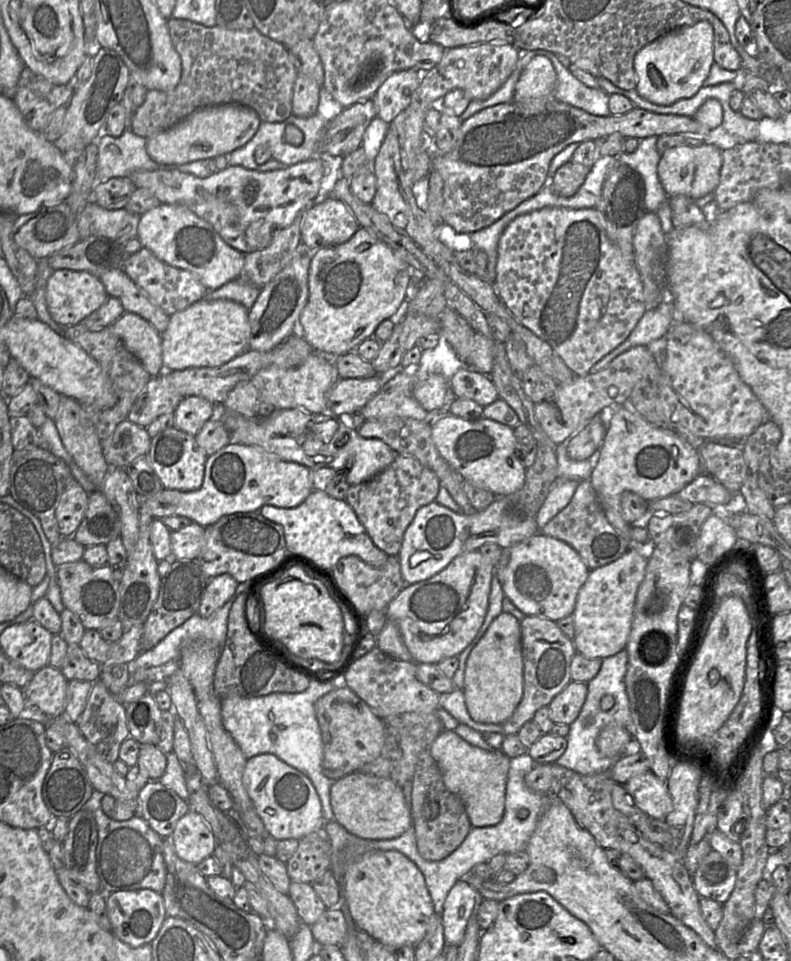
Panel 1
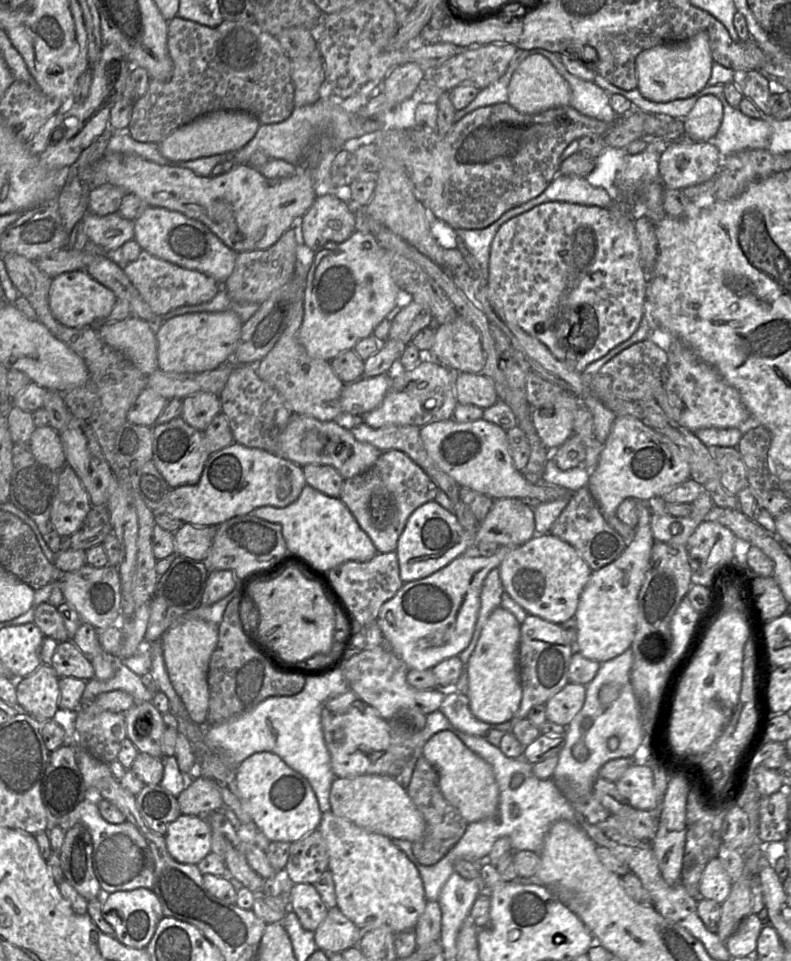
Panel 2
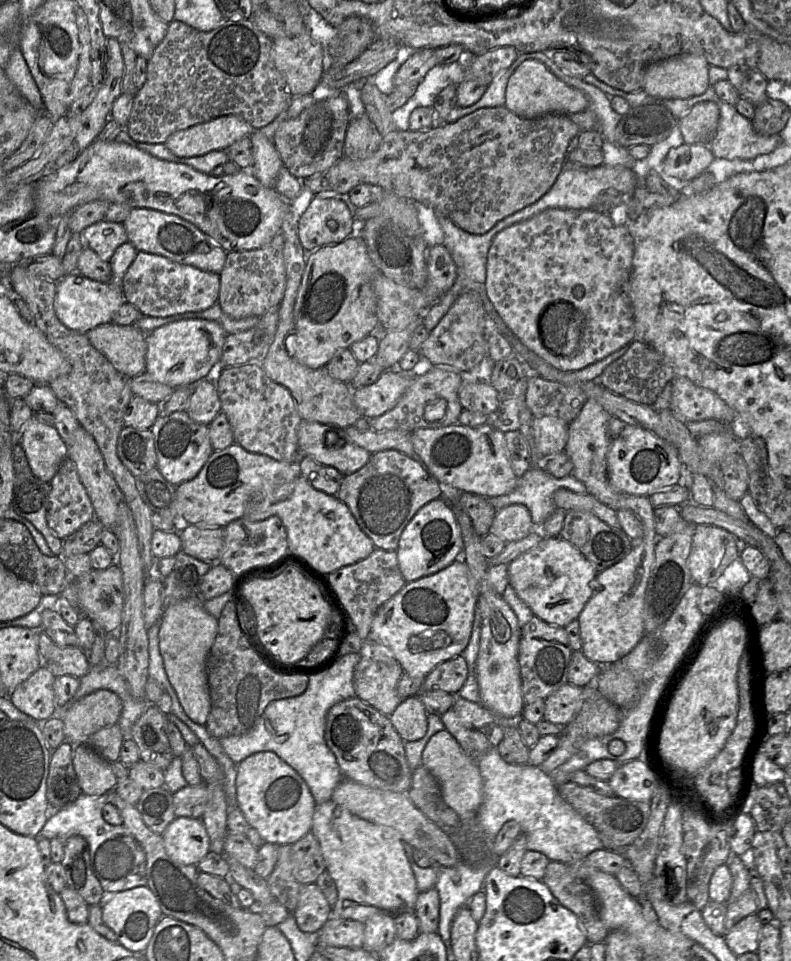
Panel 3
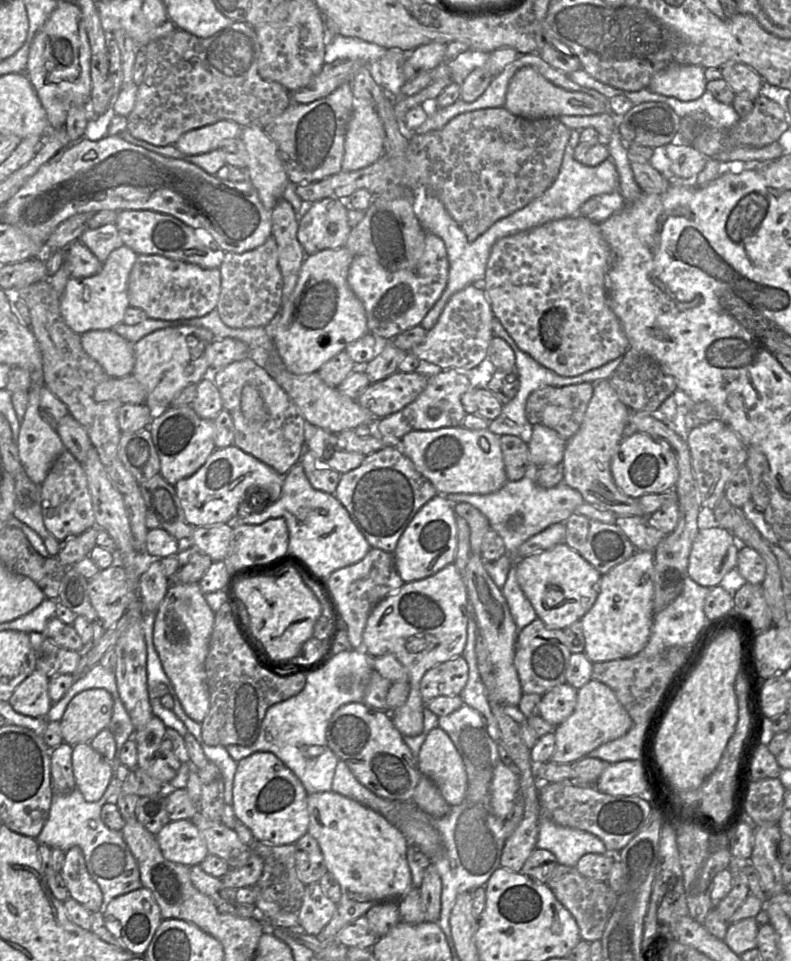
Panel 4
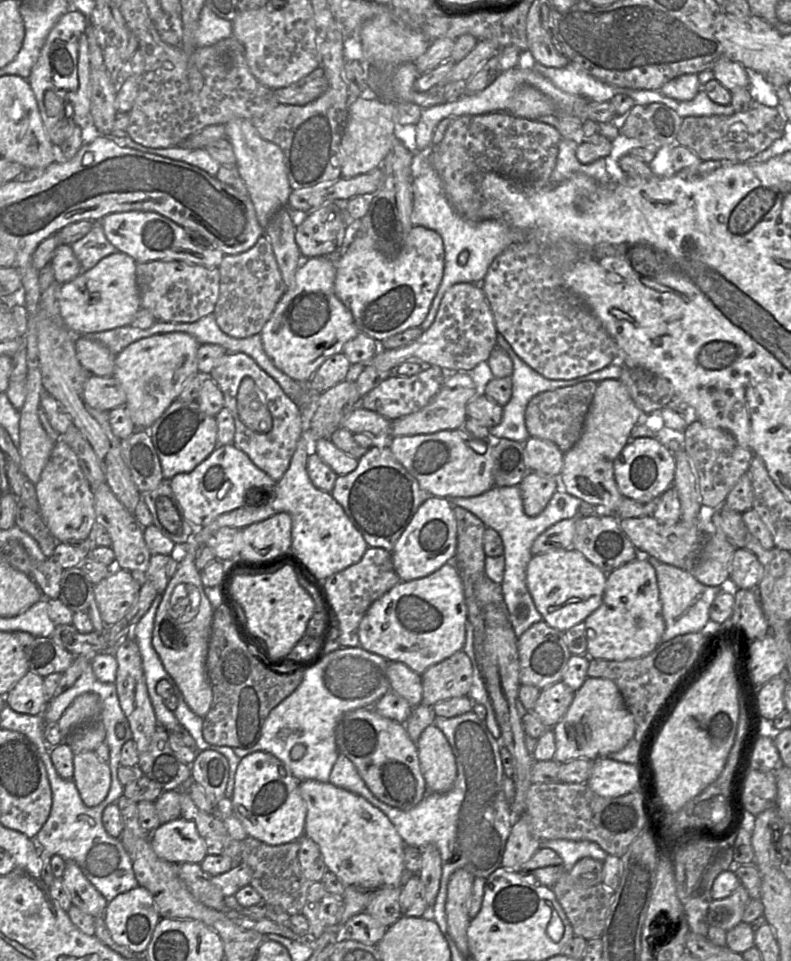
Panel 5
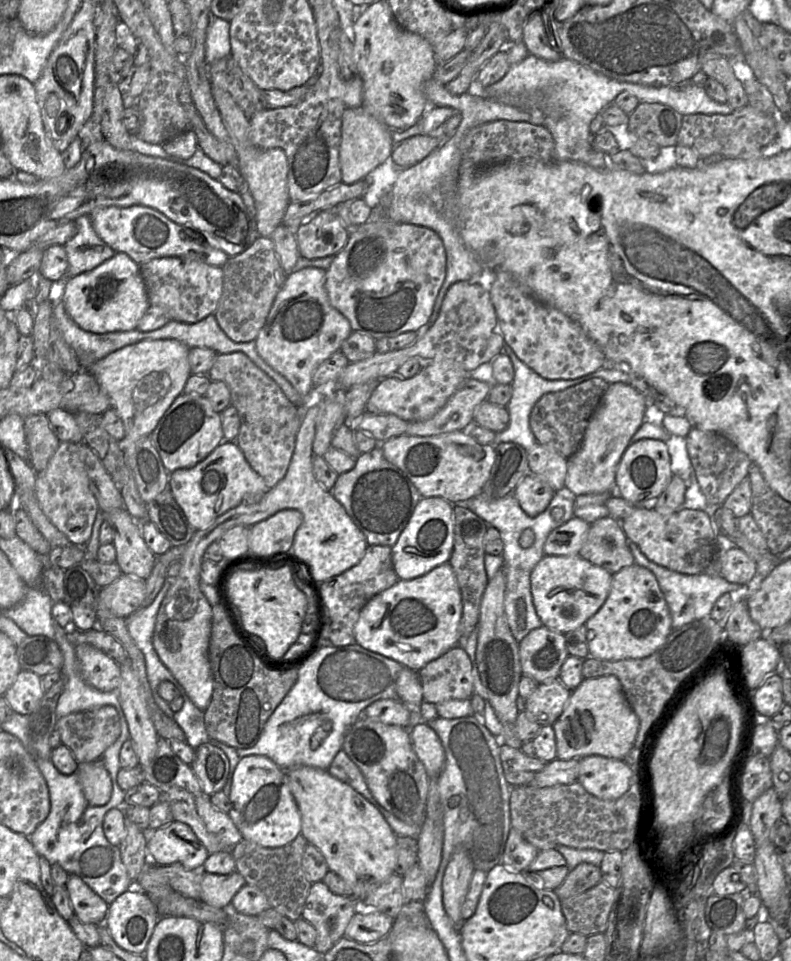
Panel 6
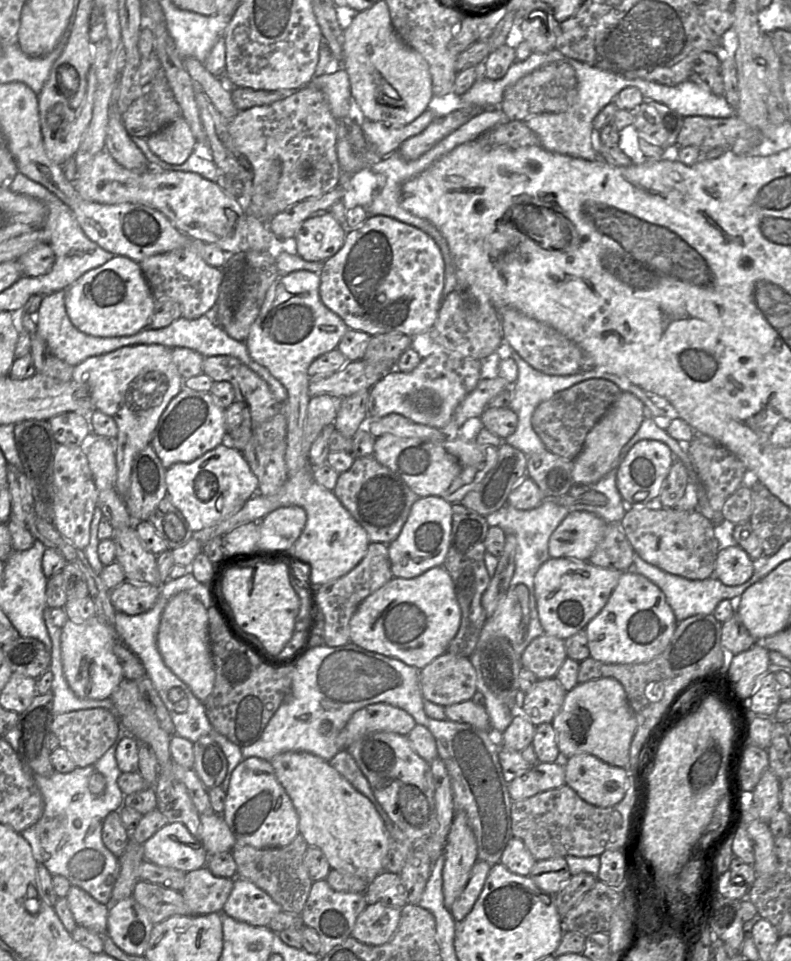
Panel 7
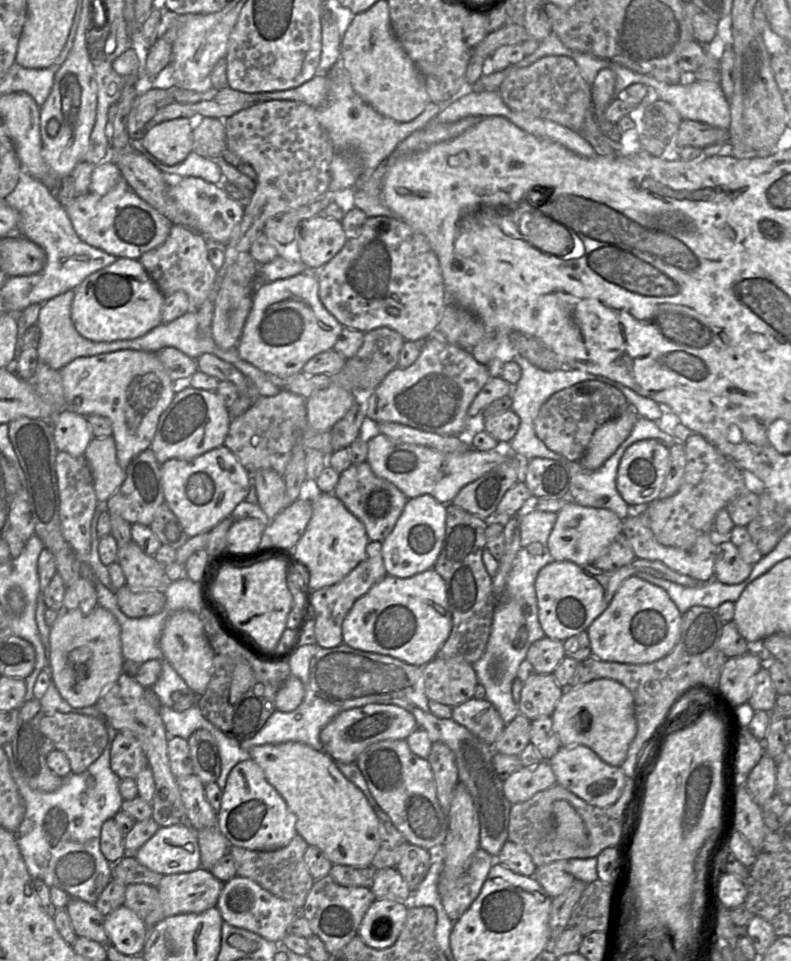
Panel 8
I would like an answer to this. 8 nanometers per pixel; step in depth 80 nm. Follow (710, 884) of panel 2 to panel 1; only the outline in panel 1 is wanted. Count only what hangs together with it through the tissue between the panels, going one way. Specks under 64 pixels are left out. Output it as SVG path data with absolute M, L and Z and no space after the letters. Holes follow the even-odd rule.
M712 850L693 874L692 883L699 897L724 904L735 887L736 875L737 869Z

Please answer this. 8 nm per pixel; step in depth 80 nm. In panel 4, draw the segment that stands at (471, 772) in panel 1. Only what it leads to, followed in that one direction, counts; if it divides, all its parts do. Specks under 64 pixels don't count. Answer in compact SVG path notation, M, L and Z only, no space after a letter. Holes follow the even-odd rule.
M436 727L428 733L417 756L417 764L421 776L429 778L438 787L450 807L462 803L467 790L467 773L460 754L444 730Z

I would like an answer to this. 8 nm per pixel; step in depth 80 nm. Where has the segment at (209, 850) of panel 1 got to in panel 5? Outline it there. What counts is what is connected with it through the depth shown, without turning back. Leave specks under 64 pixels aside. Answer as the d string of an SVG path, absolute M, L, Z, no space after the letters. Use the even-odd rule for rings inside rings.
M183 818L161 824L149 839L156 855L171 863L200 864L208 855L195 823Z

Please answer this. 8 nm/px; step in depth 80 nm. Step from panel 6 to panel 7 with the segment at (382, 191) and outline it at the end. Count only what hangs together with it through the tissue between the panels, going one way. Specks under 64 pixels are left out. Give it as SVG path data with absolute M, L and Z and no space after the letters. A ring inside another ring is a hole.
M372 168L362 169L340 187L344 190L341 202L347 210L356 206L366 209L380 191L379 179Z

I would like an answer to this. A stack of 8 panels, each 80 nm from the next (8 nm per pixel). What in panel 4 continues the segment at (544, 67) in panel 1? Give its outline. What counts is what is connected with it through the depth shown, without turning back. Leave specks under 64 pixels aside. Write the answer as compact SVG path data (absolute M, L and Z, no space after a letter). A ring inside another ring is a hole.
M530 66L520 68L510 80L504 107L512 114L526 119L557 118L565 115L590 116L608 111L606 104L597 98L584 92L561 89Z

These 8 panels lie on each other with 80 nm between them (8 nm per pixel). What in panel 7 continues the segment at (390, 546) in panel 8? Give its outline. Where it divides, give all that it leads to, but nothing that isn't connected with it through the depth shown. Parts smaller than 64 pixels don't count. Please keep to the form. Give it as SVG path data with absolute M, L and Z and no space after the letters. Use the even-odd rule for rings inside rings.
M438 496L418 498L412 505L399 536L388 545L393 576L411 579L443 565L450 545L451 529L452 504Z

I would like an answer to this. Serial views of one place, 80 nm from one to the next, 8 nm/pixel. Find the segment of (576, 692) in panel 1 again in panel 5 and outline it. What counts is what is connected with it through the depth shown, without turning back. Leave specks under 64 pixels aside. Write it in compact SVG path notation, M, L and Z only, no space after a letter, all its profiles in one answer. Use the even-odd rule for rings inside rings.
M562 681L556 682L541 690L532 713L548 729L553 729L569 709L574 693Z

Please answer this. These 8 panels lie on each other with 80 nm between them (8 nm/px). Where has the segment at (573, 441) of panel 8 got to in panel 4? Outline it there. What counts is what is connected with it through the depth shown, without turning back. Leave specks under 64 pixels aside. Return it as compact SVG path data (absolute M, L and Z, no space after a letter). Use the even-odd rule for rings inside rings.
M590 382L563 387L547 386L540 388L532 392L527 399L526 418L531 425L547 426L558 432L565 441L568 441L579 430L592 394L593 384Z

